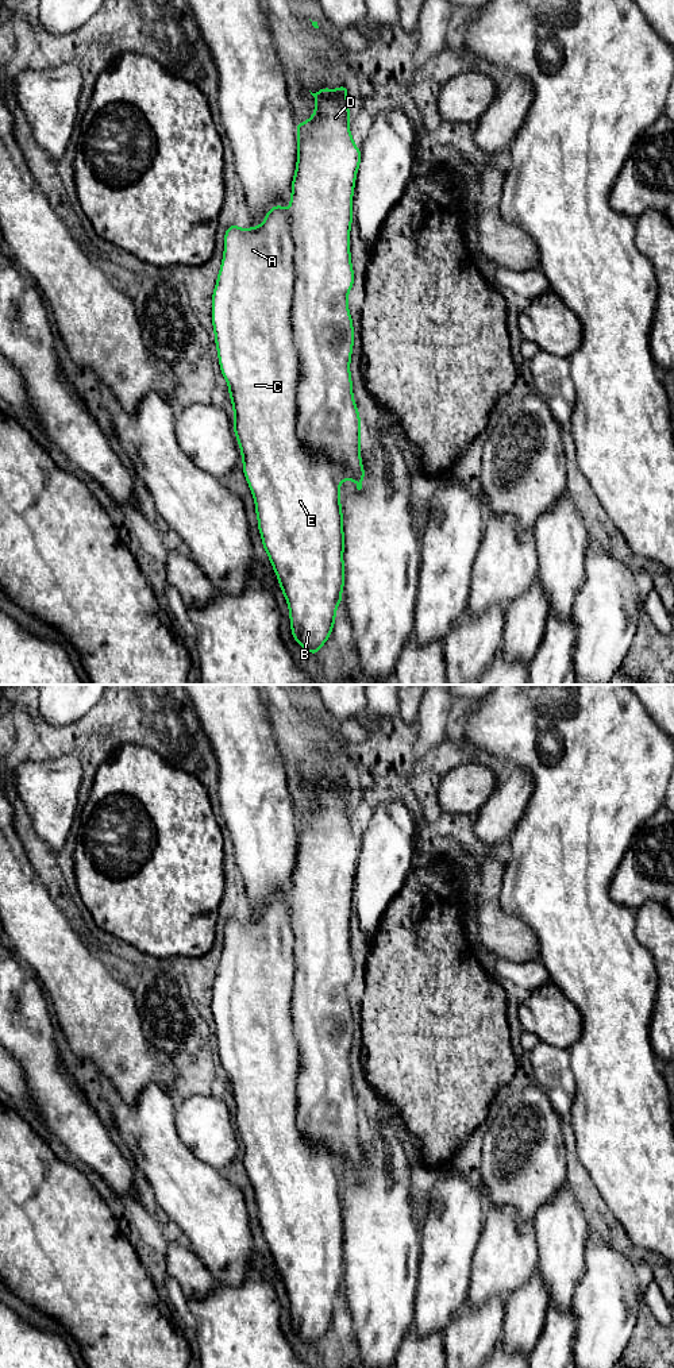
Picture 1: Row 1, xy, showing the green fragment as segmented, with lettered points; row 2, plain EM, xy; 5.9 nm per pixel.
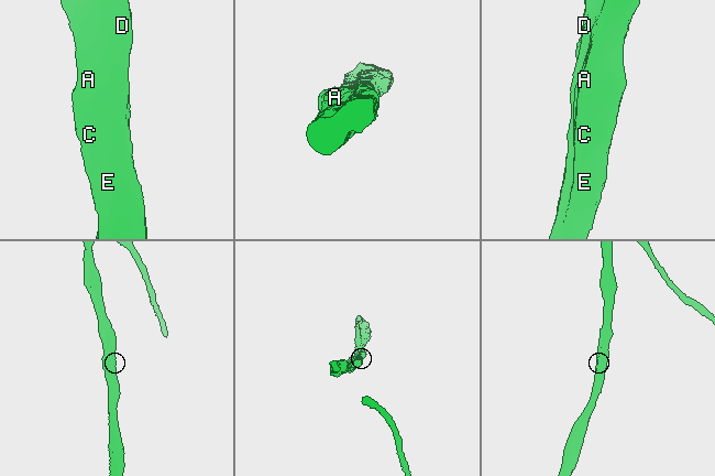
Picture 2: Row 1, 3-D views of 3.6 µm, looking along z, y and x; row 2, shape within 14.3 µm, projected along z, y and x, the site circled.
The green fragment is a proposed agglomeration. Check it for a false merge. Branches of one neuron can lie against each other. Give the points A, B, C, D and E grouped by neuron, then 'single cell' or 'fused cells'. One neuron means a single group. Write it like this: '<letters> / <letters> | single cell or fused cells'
A B C E / D | fused cells

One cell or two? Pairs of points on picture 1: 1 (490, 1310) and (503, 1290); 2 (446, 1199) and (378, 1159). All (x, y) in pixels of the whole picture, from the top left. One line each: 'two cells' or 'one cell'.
1: two cells
2: two cells

